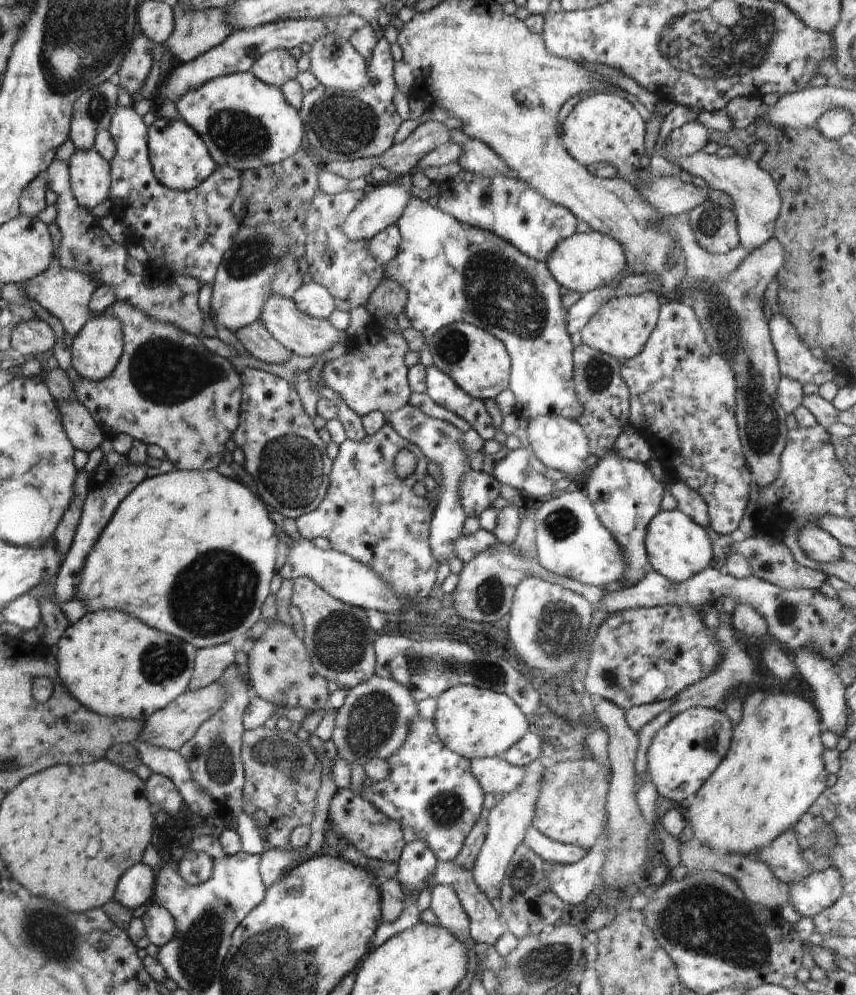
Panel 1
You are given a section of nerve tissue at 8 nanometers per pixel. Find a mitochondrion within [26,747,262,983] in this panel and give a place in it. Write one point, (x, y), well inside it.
(173, 831)

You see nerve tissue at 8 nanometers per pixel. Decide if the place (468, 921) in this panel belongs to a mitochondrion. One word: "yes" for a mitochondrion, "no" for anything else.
no

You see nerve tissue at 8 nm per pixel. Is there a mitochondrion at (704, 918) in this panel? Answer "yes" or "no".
yes

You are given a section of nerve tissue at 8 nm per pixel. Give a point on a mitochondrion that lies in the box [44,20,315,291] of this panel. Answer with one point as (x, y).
(236, 133)

